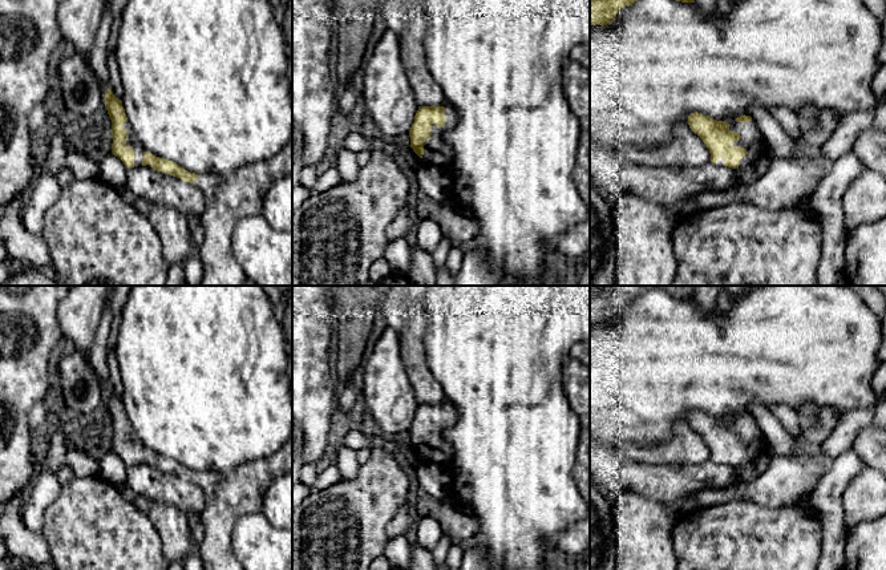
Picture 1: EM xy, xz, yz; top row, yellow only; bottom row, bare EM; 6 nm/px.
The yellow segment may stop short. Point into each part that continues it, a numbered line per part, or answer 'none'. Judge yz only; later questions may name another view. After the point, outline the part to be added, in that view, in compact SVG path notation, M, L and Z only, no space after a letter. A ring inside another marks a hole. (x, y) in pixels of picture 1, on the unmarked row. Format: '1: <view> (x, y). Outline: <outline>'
1: yz (752, 437). Outline: M752 417L749 420L731 420L729 428L736 429L741 433L740 437L736 437L733 440L733 444L744 445L748 450L740 457L741 464L747 464L752 460L754 460L760 450L765 446L765 438L762 434L761 428L756 423L756 420Z

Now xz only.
1: xz (436, 449). Outline: M446 403L444 405L446 415L445 423L441 427L436 421L432 423L432 433L429 438L425 436L421 458L425 462L436 462L445 466L453 456L453 446L444 438L442 432L456 424L458 413L452 404Z

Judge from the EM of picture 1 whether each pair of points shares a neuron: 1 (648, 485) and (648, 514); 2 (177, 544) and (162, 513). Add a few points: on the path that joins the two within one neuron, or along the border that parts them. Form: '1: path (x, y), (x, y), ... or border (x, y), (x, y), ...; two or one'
1: border (620, 492), (636, 490), (666, 504); two
2: path (176, 536), (174, 526), (169, 521); one

